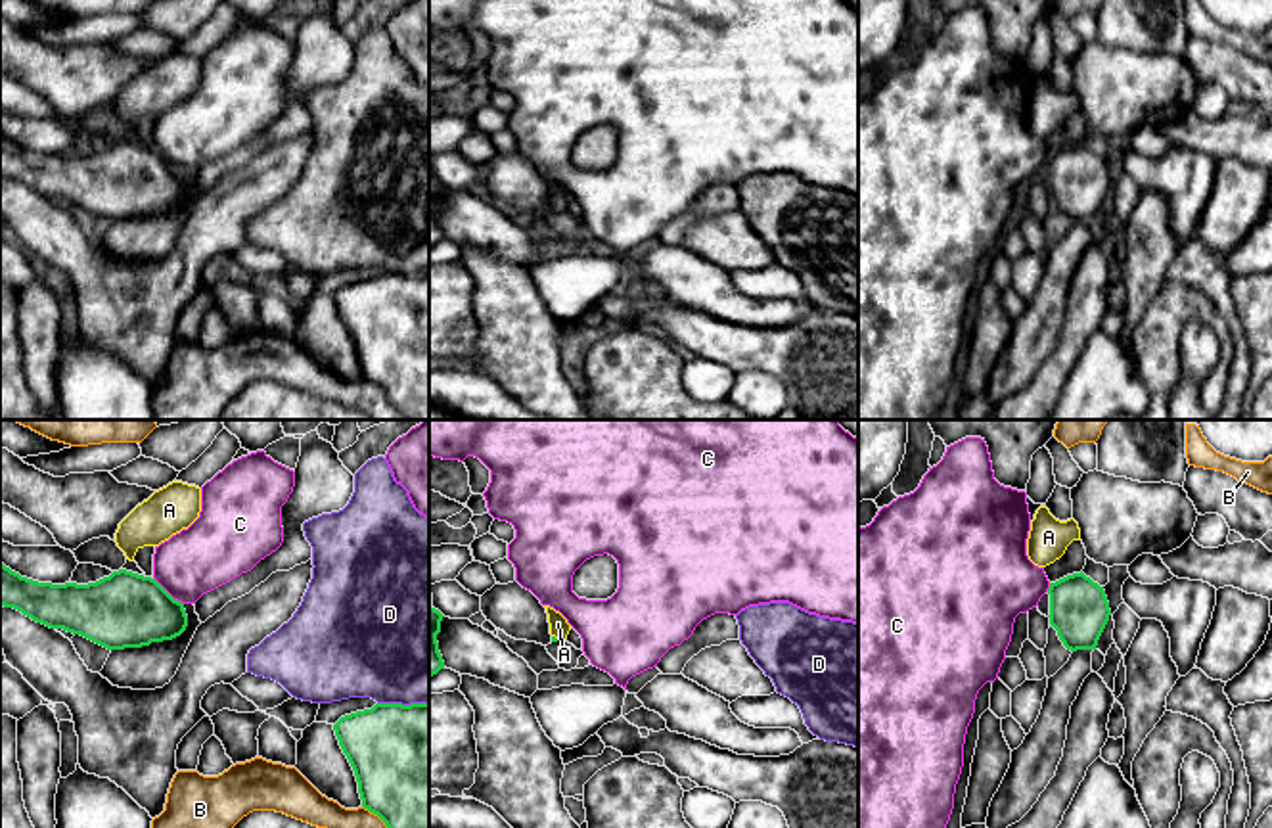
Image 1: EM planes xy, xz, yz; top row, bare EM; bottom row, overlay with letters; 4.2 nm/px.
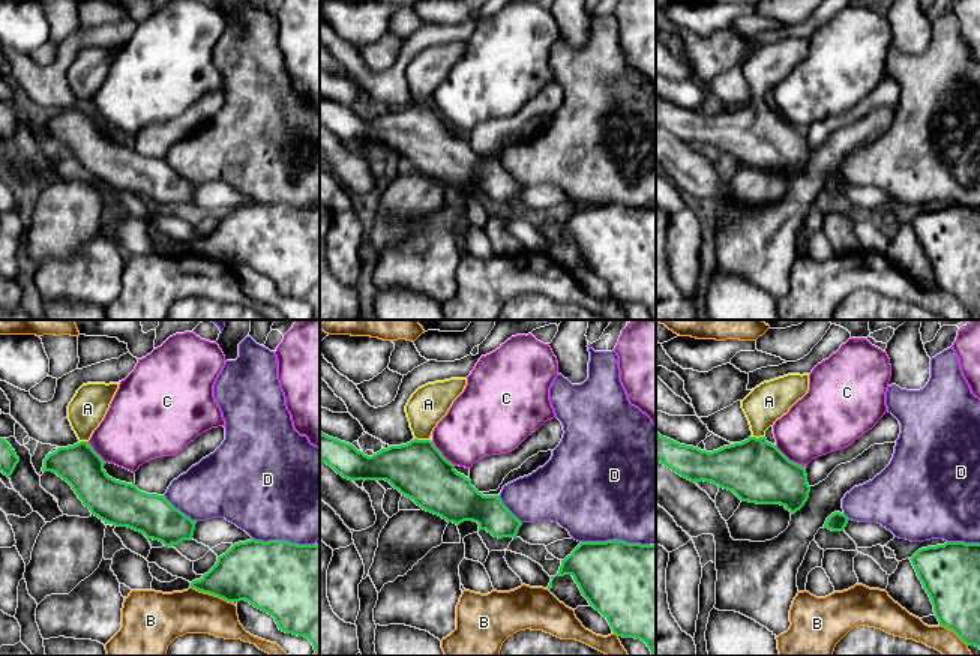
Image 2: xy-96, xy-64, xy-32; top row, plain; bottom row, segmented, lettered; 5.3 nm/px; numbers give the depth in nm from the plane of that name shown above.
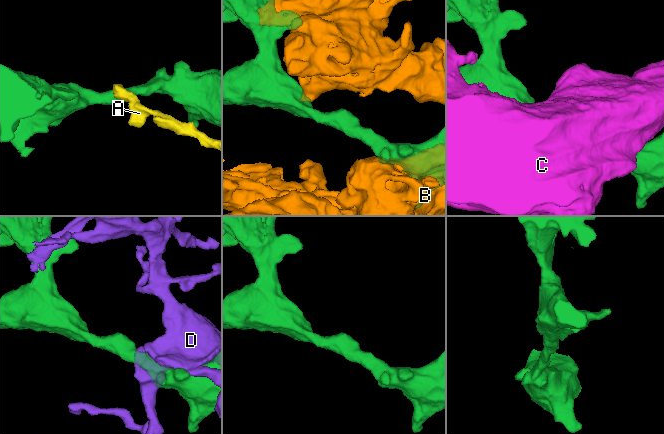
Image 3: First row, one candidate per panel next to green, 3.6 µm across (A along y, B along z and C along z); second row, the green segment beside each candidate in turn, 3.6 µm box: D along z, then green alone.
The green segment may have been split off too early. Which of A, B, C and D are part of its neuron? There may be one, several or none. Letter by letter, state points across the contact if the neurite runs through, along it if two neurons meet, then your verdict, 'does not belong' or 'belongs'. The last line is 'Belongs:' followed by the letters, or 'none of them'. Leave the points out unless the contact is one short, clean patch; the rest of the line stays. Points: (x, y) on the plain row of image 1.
A: across xz (554, 209), (554, 207), (558, 194) | belongs
B: does not belong
C: does not belong
D: does not belong
Belongs: A

